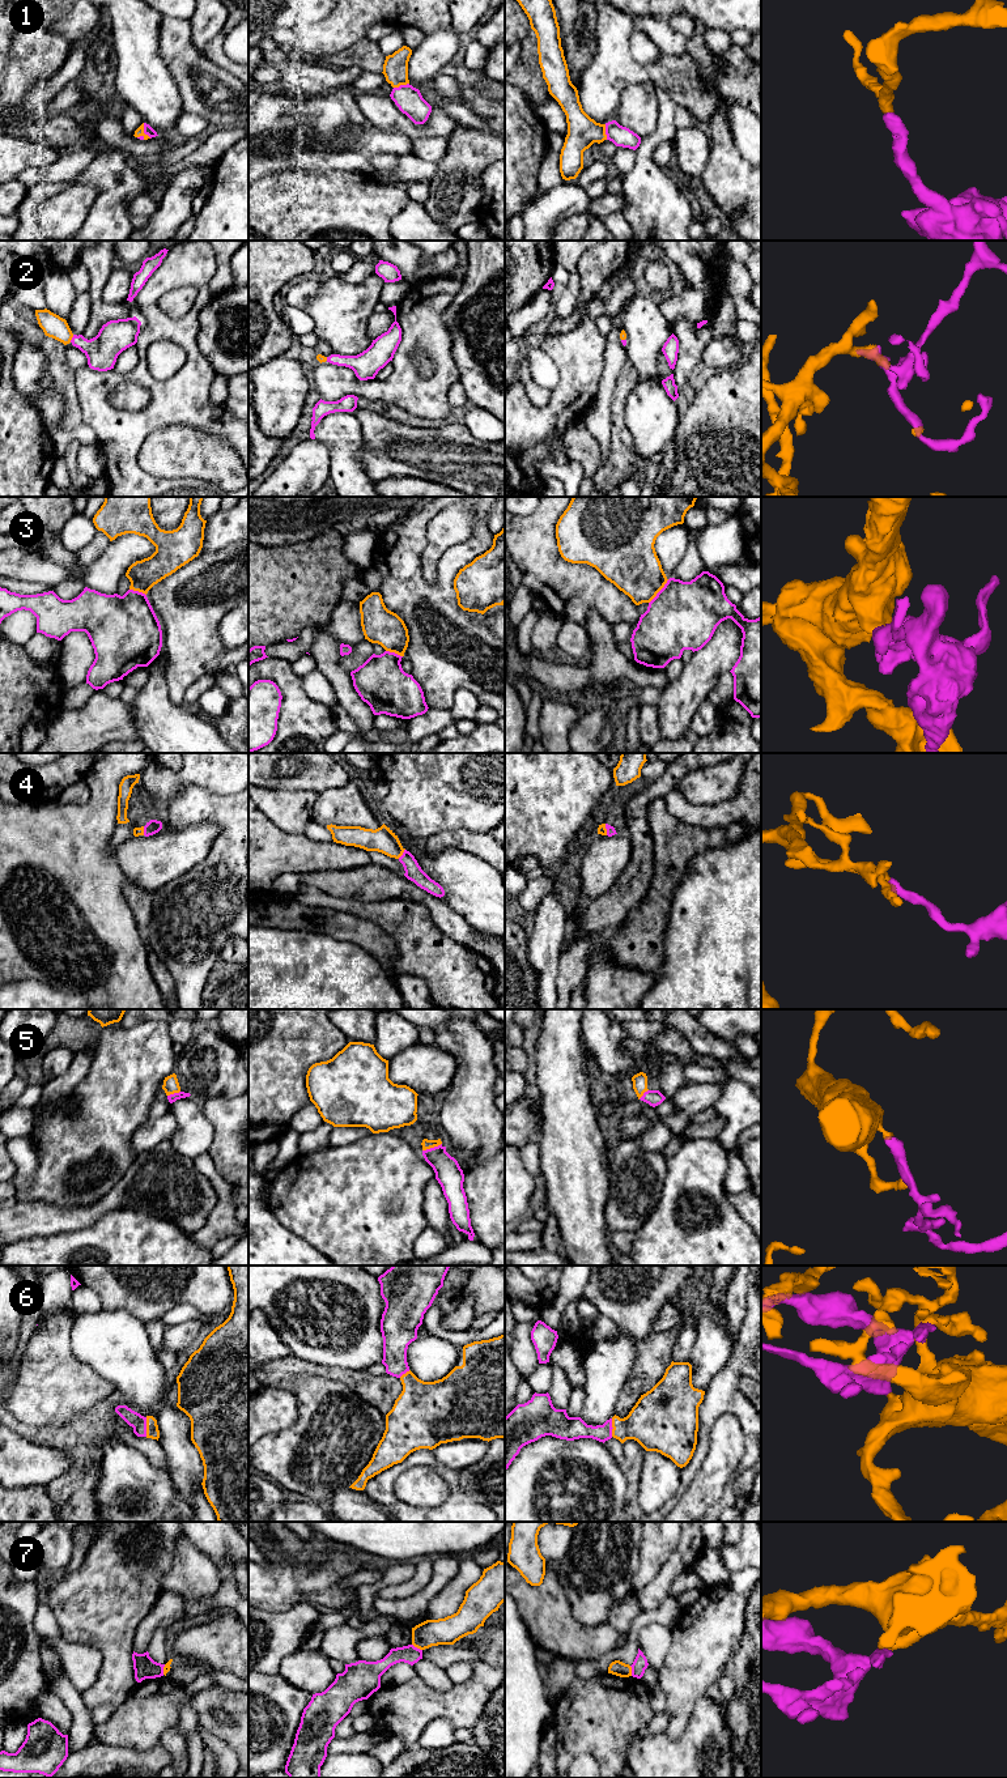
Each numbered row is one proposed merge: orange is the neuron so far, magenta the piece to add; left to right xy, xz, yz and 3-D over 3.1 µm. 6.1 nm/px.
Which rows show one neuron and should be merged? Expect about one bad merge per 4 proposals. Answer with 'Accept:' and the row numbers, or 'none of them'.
Accept: 1, 2, 3, 4, 5, 6

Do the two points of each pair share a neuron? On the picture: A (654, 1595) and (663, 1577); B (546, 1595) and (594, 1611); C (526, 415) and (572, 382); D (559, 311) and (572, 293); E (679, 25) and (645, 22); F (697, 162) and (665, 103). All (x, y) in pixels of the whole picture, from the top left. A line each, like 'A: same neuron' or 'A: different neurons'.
A: same neuron
B: different neurons
C: same neuron
D: same neuron
E: different neurons
F: different neurons

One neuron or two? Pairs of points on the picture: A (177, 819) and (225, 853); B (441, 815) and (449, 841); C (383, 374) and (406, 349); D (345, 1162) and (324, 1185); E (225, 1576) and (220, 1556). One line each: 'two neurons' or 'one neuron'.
A: one neuron
B: two neurons
C: two neurons
D: one neuron
E: two neurons

